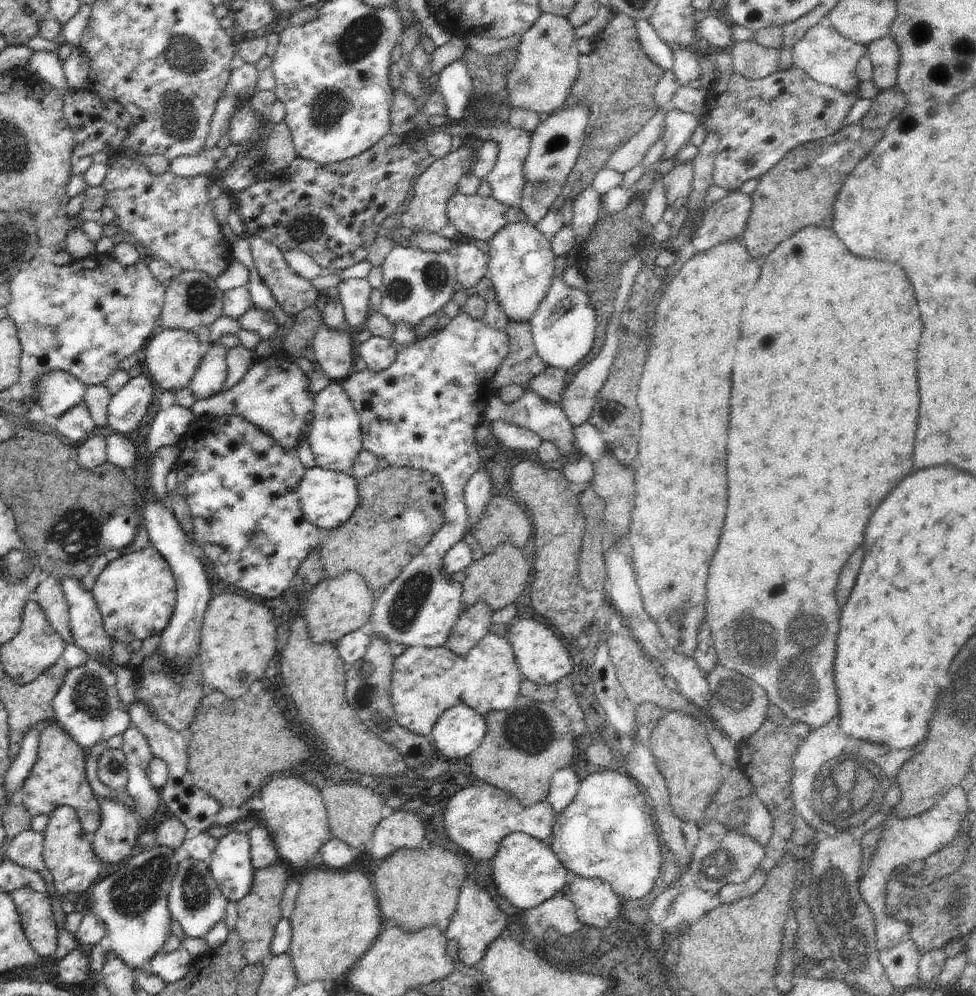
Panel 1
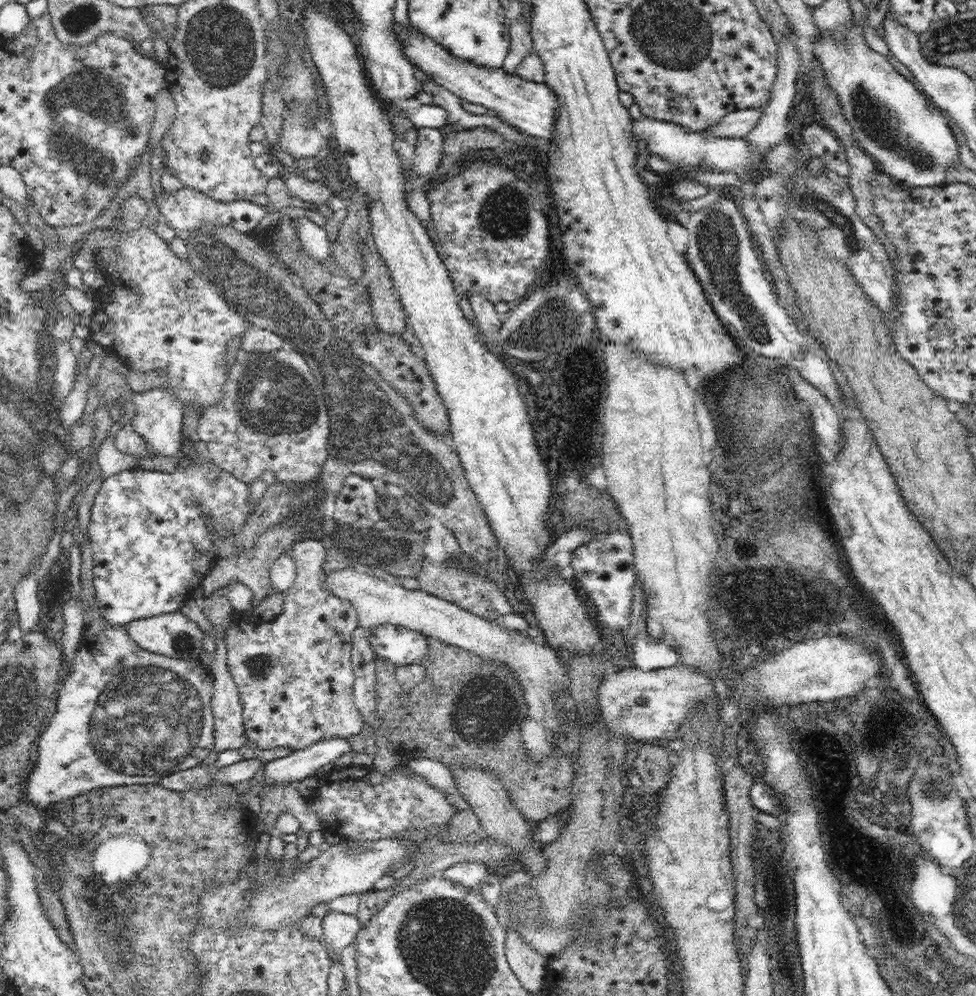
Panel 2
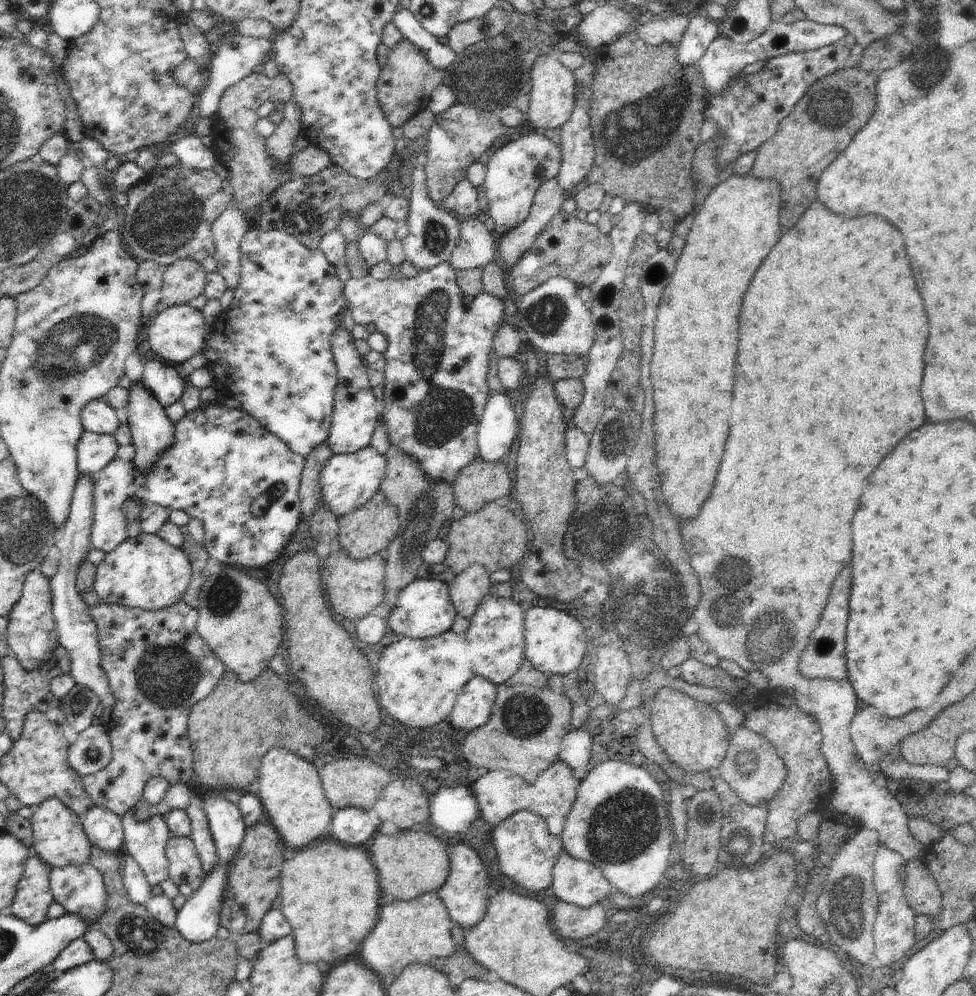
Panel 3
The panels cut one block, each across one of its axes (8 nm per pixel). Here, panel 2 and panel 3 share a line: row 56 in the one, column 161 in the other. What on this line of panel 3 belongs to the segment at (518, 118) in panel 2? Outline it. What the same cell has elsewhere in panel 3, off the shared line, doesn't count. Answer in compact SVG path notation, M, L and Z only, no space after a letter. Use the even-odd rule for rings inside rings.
M140 382L129 390L130 398L126 406L129 414L127 422L131 428L131 444L134 454L131 456L133 465L143 475L153 470L160 457L174 444L175 424L168 418L165 408L155 399L155 396L144 388Z

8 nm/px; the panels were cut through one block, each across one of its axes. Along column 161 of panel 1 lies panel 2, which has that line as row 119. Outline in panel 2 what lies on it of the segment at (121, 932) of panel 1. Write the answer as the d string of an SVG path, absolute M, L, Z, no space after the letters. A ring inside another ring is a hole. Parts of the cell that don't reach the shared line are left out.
M856 19L849 28L845 39L836 41L832 32L820 32L813 44L813 53L825 70L826 82L836 92L841 102L846 121L853 128L861 150L866 152L878 164L882 172L897 181L915 187L936 186L946 183L948 168L960 164L960 144L952 132L949 119L943 116L938 107L929 104L927 96L915 81L898 73L888 59L868 46L864 39L864 26Z

